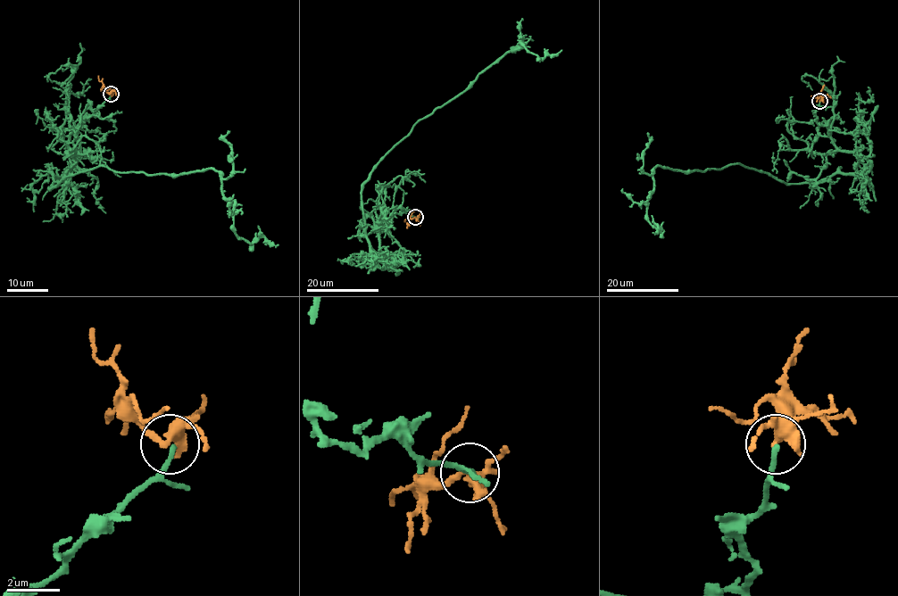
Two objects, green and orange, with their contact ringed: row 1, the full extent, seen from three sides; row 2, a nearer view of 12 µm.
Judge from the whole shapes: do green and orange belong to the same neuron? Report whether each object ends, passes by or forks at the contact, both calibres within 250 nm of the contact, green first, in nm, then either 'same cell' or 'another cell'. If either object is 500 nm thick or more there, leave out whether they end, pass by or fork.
green ends | orange forks | 190/320 nm | another cell

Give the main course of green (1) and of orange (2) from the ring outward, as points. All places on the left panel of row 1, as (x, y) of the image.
1: (111, 94), (70, 135), (70, 171), (48, 188), (100, 166), (214, 169), (234, 232), (278, 244)
2: (110, 94), (97, 76)

